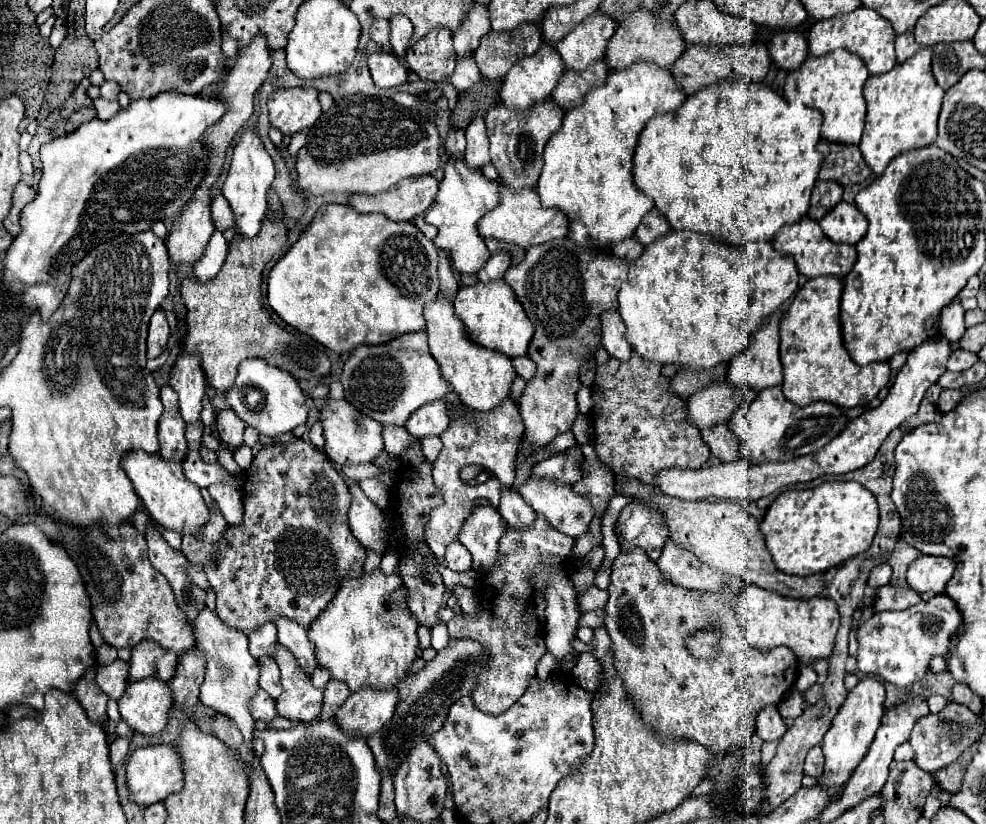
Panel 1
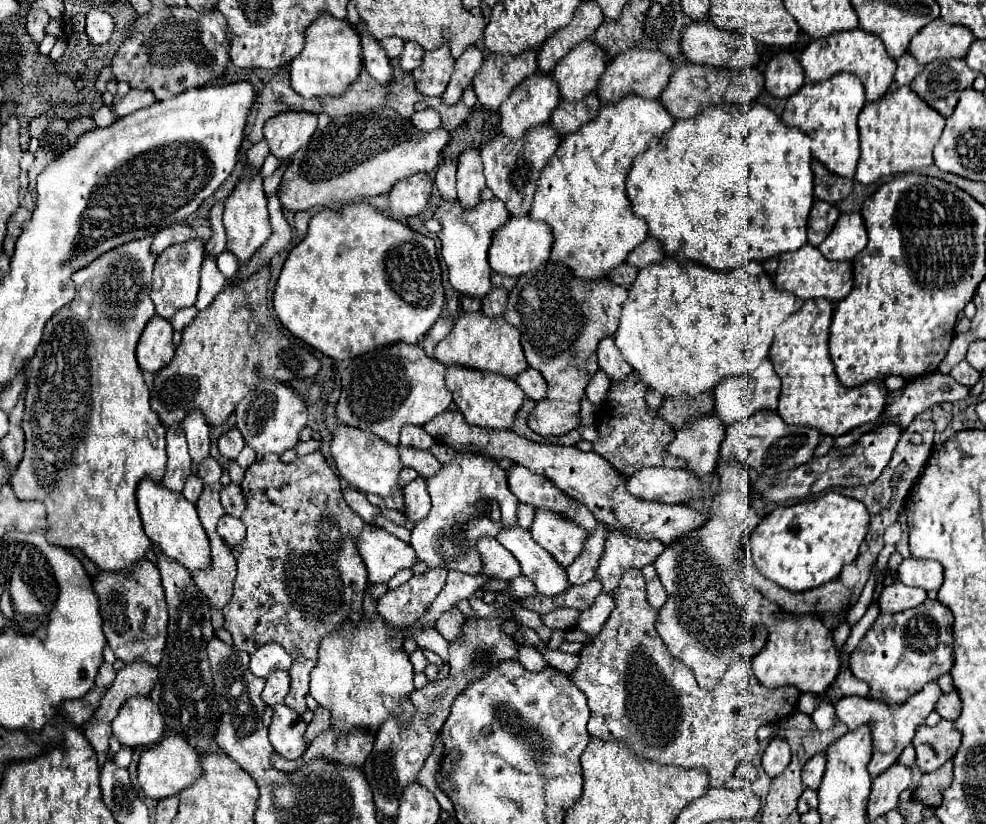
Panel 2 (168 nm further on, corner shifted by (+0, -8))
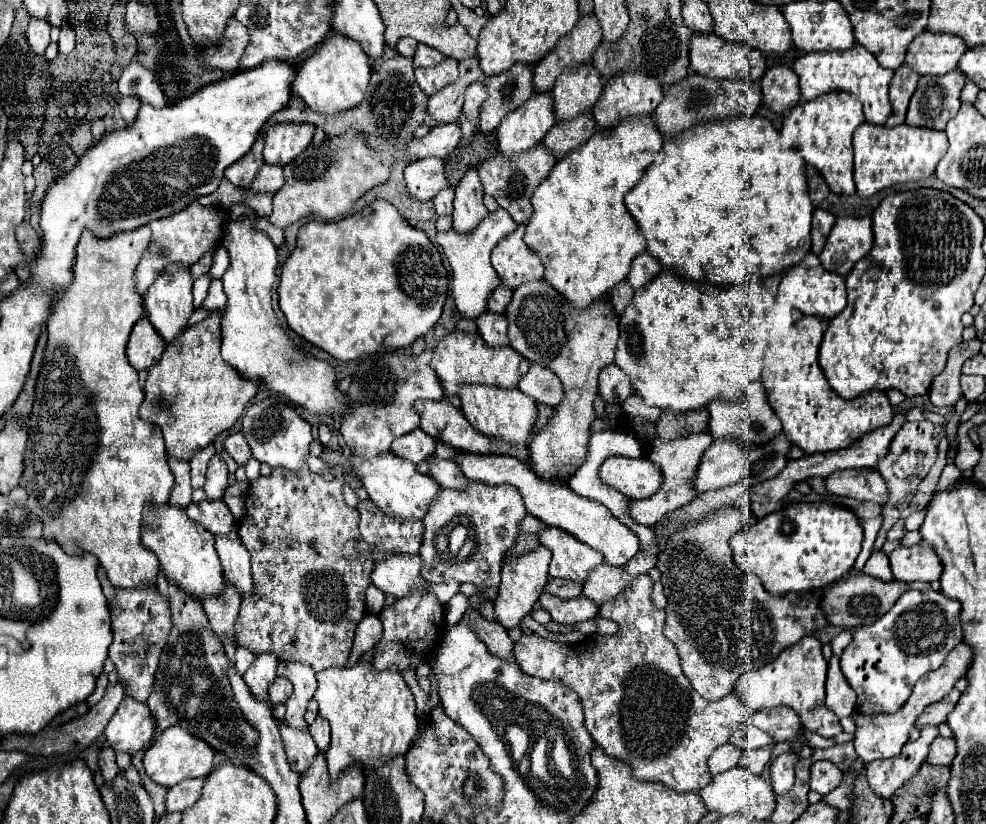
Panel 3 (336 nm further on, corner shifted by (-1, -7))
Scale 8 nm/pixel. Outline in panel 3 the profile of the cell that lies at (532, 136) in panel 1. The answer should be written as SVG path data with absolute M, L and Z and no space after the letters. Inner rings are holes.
M541 142L541 144L535 144L533 148L529 148L529 152L519 152L511 158L501 156L501 152L497 152L495 156L487 158L479 166L479 178L485 188L485 194L493 196L497 200L497 204L501 208L505 208L517 224L527 224L529 216L533 214L531 212L531 194L539 186L539 182L551 172L555 162L557 162L557 158L553 156L553 152Z

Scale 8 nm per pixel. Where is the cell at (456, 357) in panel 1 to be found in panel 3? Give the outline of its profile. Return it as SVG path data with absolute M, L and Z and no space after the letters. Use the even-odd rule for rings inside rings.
M465 384L457 390L461 398L461 410L465 418L485 436L491 438L505 438L509 444L529 444L531 442L531 428L537 418L535 400L523 394L519 388L497 388L485 384Z

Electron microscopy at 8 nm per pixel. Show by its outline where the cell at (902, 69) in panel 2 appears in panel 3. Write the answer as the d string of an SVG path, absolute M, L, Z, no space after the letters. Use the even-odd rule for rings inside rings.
M901 64L895 70L895 76L893 76L891 88L889 88L889 100L891 100L891 110L893 110L893 114L887 118L889 126L897 126L901 122L905 122L907 104L917 88L919 78L921 76L917 72L913 72L907 64Z

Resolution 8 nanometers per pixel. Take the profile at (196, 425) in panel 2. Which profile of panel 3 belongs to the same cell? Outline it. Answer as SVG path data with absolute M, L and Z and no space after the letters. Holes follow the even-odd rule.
M205 446L201 450L195 450L193 452L193 458L191 458L191 480L193 480L193 488L203 488L203 482L205 482L205 470L207 470L207 464L209 460L213 458L215 454L215 448L213 446Z

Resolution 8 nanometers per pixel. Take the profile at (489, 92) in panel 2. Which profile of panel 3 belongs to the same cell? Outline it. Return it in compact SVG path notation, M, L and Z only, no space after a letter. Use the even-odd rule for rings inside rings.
M515 64L497 76L487 76L483 84L489 96L481 106L479 128L485 134L493 132L505 114L517 108L517 104L523 104L535 92L533 70L529 64Z

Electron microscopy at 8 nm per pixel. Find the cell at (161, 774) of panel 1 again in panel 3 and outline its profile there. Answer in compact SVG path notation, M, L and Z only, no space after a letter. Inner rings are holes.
M169 728L165 730L145 752L143 766L147 776L165 788L171 788L187 778L203 778L213 770L213 748L195 736L189 736L183 728Z

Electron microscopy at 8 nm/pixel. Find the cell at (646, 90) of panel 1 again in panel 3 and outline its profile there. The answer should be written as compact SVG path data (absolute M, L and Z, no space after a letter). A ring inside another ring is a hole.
M651 114L641 118L623 118L617 126L597 130L585 144L559 158L549 176L535 188L531 196L533 216L527 222L525 242L529 248L539 252L545 266L545 282L553 284L557 292L565 294L571 304L585 308L585 304L605 296L629 274L633 258L645 252L645 238L625 208L623 196L637 184L639 176L643 176L645 168L653 162L653 154L657 154L661 146L663 136L657 132L657 124Z

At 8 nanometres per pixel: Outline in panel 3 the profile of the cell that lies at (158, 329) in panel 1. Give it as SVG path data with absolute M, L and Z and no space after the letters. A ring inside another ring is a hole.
M141 318L131 332L127 356L135 370L149 370L161 360L165 348L167 342L161 338L161 334L149 324L147 318Z

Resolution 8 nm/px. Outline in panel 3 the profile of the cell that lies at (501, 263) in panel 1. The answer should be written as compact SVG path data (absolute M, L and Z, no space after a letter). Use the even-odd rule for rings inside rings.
M497 312L481 314L477 318L477 328L489 346L509 344L509 340L507 340L507 318L503 314L497 314Z

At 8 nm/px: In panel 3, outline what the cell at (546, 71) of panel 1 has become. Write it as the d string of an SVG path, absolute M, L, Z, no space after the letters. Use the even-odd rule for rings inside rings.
M533 92L533 96L517 106L497 128L499 150L505 156L529 150L545 138L545 132L557 122L551 92Z

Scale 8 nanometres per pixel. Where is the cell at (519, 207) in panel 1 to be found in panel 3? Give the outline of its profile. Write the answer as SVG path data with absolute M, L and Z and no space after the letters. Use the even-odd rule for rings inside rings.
M519 224L515 232L503 238L491 252L491 264L497 270L501 282L515 290L519 284L543 278L543 264L535 250L525 240L525 224Z

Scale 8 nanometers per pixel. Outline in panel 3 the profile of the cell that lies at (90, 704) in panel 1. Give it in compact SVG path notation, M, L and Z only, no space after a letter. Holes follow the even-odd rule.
M103 744L103 748L99 750L99 768L101 768L107 782L119 774L119 768L115 764L115 750L107 744Z

